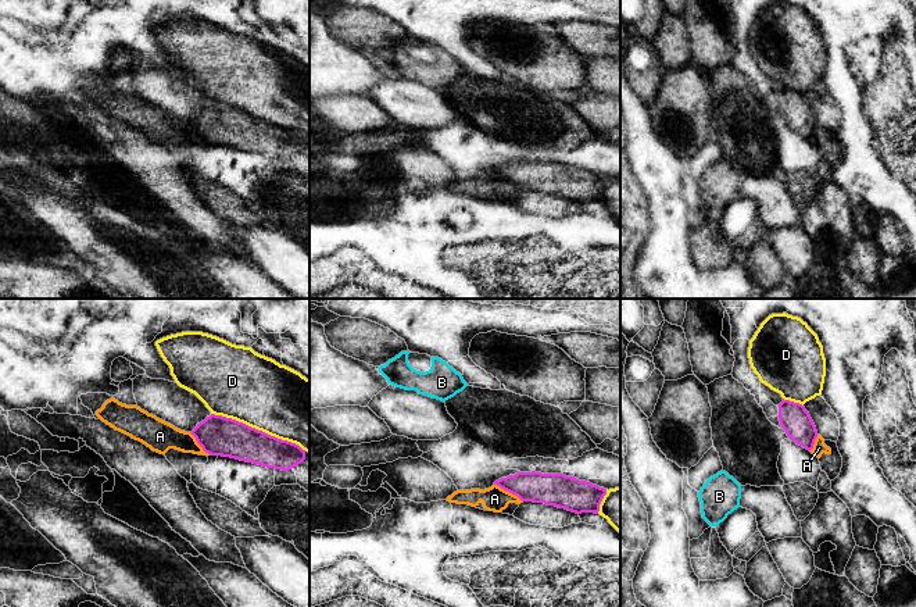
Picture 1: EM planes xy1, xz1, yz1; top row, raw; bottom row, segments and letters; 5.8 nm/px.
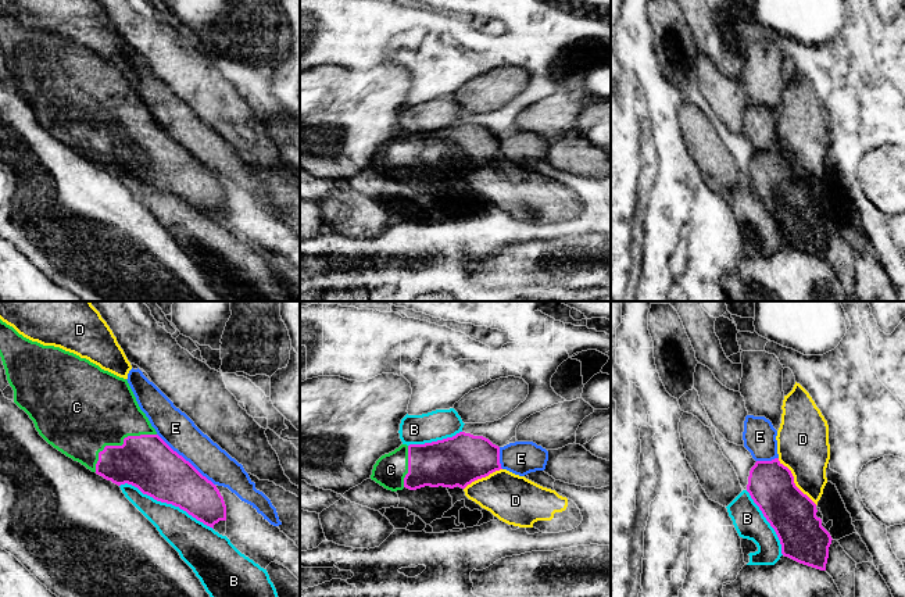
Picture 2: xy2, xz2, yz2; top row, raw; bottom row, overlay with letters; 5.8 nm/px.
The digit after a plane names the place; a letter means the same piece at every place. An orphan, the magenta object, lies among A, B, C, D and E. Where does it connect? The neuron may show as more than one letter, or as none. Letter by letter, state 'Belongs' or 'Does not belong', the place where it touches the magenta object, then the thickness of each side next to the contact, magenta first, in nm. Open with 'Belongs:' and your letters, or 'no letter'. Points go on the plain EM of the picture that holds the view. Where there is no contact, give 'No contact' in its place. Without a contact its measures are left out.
Belongs: C
A: Does not belong. Touches magenta at xz1 (508, 179). Thickness 190 nm (magenta) against 140 nm
B: Does not belong. Touches magenta at xy2 (167, 192). Thickness 300 nm (magenta) against 220 nm
C: Belongs. Touches magenta at xy2 (120, 135). Thickness 320 nm (magenta) against 440 nm
D: Does not belong. Touches magenta at xy1 (257, 118). Thickness 220 nm (magenta) against 400 nm
E: Does not belong. Touches magenta at xy2 (185, 149). Thickness 320 nm (magenta) against 200 nm

